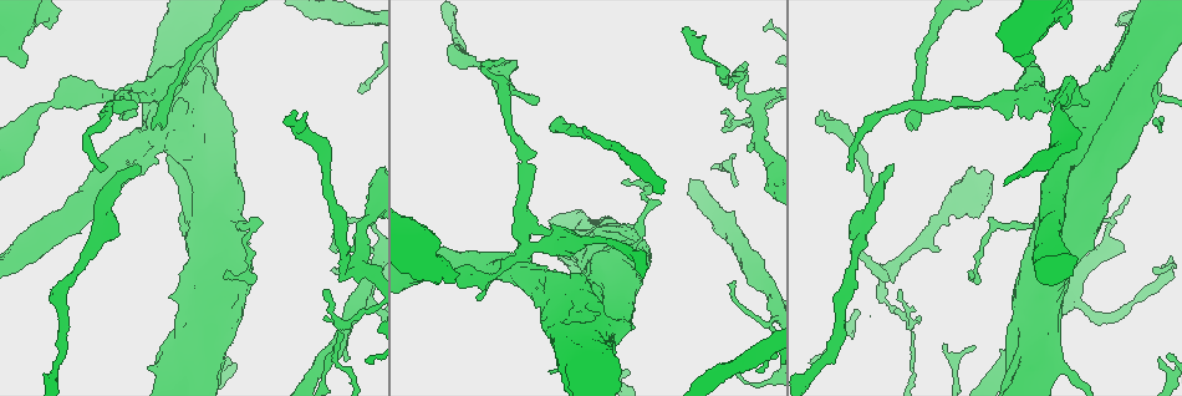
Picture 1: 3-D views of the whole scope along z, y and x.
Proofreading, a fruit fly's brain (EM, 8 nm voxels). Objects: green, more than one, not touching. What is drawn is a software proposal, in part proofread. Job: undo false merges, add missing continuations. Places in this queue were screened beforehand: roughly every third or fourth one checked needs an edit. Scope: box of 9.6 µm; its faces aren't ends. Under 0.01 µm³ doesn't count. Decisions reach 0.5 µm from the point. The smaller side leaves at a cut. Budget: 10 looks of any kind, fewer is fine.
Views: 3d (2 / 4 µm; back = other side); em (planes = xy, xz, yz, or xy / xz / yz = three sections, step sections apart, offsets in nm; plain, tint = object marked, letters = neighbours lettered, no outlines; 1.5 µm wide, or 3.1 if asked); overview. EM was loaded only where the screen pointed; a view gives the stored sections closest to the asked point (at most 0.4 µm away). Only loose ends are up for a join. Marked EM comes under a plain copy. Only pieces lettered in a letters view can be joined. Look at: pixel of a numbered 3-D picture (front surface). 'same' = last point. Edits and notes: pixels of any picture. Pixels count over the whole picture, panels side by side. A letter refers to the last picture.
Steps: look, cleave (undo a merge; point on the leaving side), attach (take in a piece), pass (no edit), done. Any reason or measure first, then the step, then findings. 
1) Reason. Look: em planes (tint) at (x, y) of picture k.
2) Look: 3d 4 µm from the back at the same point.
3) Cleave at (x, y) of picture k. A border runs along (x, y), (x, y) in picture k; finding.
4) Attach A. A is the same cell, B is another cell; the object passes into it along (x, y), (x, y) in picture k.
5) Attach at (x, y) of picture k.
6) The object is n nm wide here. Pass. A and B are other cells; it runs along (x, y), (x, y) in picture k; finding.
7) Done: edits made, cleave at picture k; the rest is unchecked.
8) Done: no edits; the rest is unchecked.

Branch stops here. Look: em planes (letters) at (1085, 106) of picture 1.

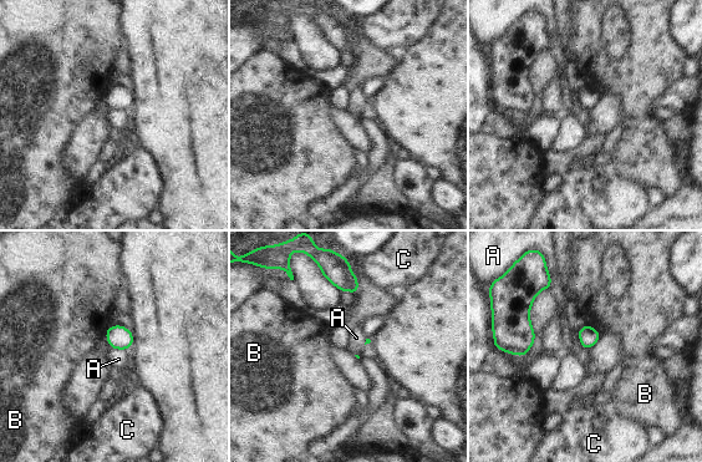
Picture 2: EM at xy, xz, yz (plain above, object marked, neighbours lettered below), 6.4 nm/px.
Pass. A, B and C are other cells; a border runs along (110, 348), (125, 350) in picture 2; none of them fits.

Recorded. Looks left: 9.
Thin arm on a thick one. Look: 3d 4 µm at (525, 241) of picture 1.

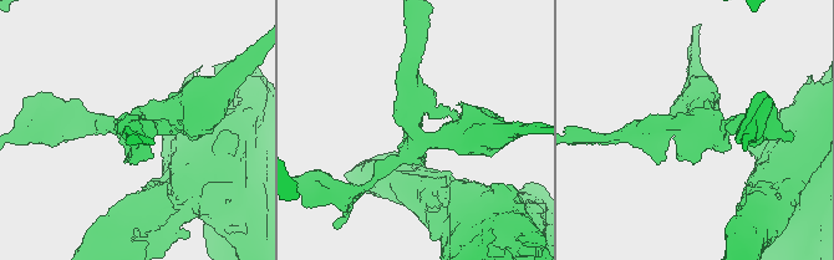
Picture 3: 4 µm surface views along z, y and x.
Need the tissue. Look: em xz step 8 (letters) at (695, 123) of picture 3.

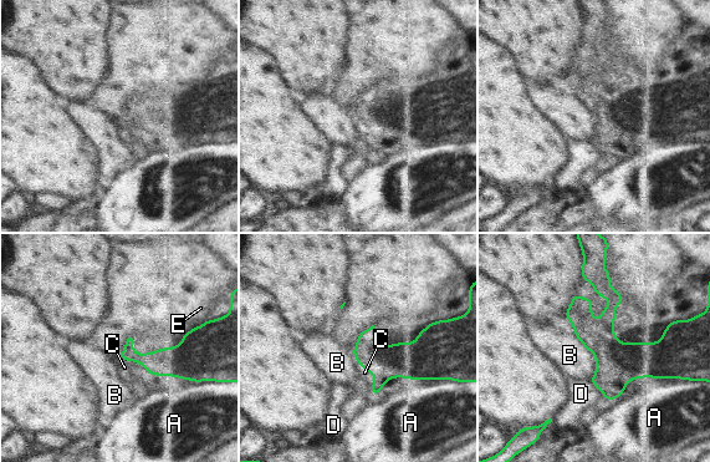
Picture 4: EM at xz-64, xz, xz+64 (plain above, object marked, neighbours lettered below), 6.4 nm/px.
Pass. A, B, C, D and E are other cells; a border runs along (573, 334), (594, 355), (590, 379) in picture 4; one cell here.

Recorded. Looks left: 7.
Thin end. Look: 3d 2 µm from the back at (921, 319) of picture 1.

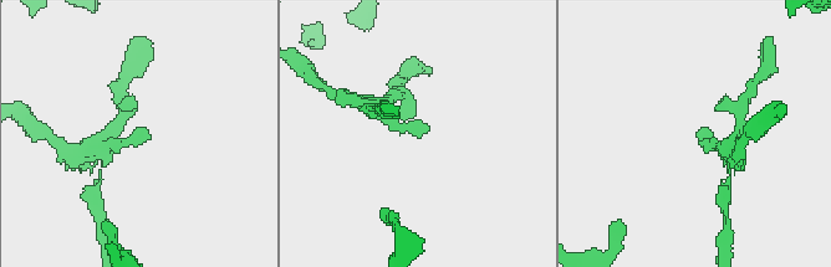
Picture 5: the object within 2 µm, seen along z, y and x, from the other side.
Look: em xz step 8 (letters) at (424, 133) of picture 5.

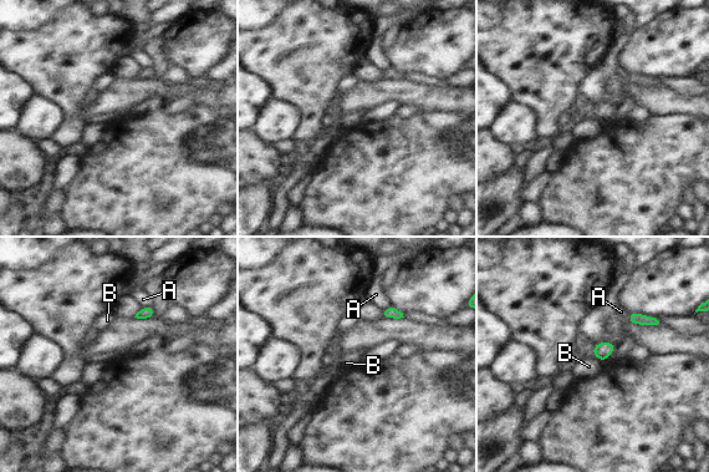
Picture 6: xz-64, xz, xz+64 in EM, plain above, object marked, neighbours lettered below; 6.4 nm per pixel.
The longest contact is with B, 110 nm. Pass. A and B are other cells; a border runs along (591, 354), (603, 363) in picture 6; no lettered piece goes on from it.

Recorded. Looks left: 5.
Abrupt turn. Look: em xy step 4 (tint) at (647, 204) of picture 1.

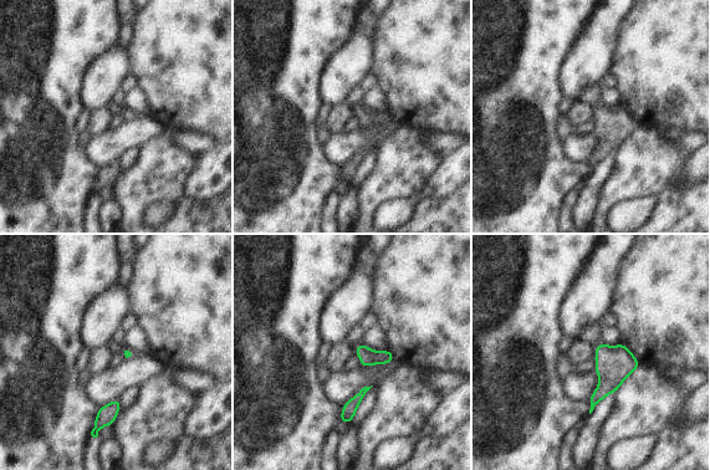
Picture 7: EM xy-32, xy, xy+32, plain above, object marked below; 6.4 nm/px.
Another direction. Look: em planes (letters) at the same point.

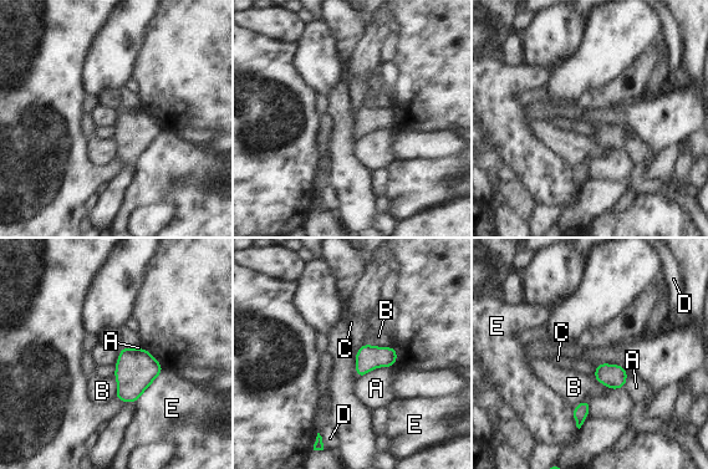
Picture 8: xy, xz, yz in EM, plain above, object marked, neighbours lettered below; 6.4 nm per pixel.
Pass. A, B, C, D and E are other cells; continuous, no second cell.

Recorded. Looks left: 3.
Done: no edits; the rest is unchecked.

